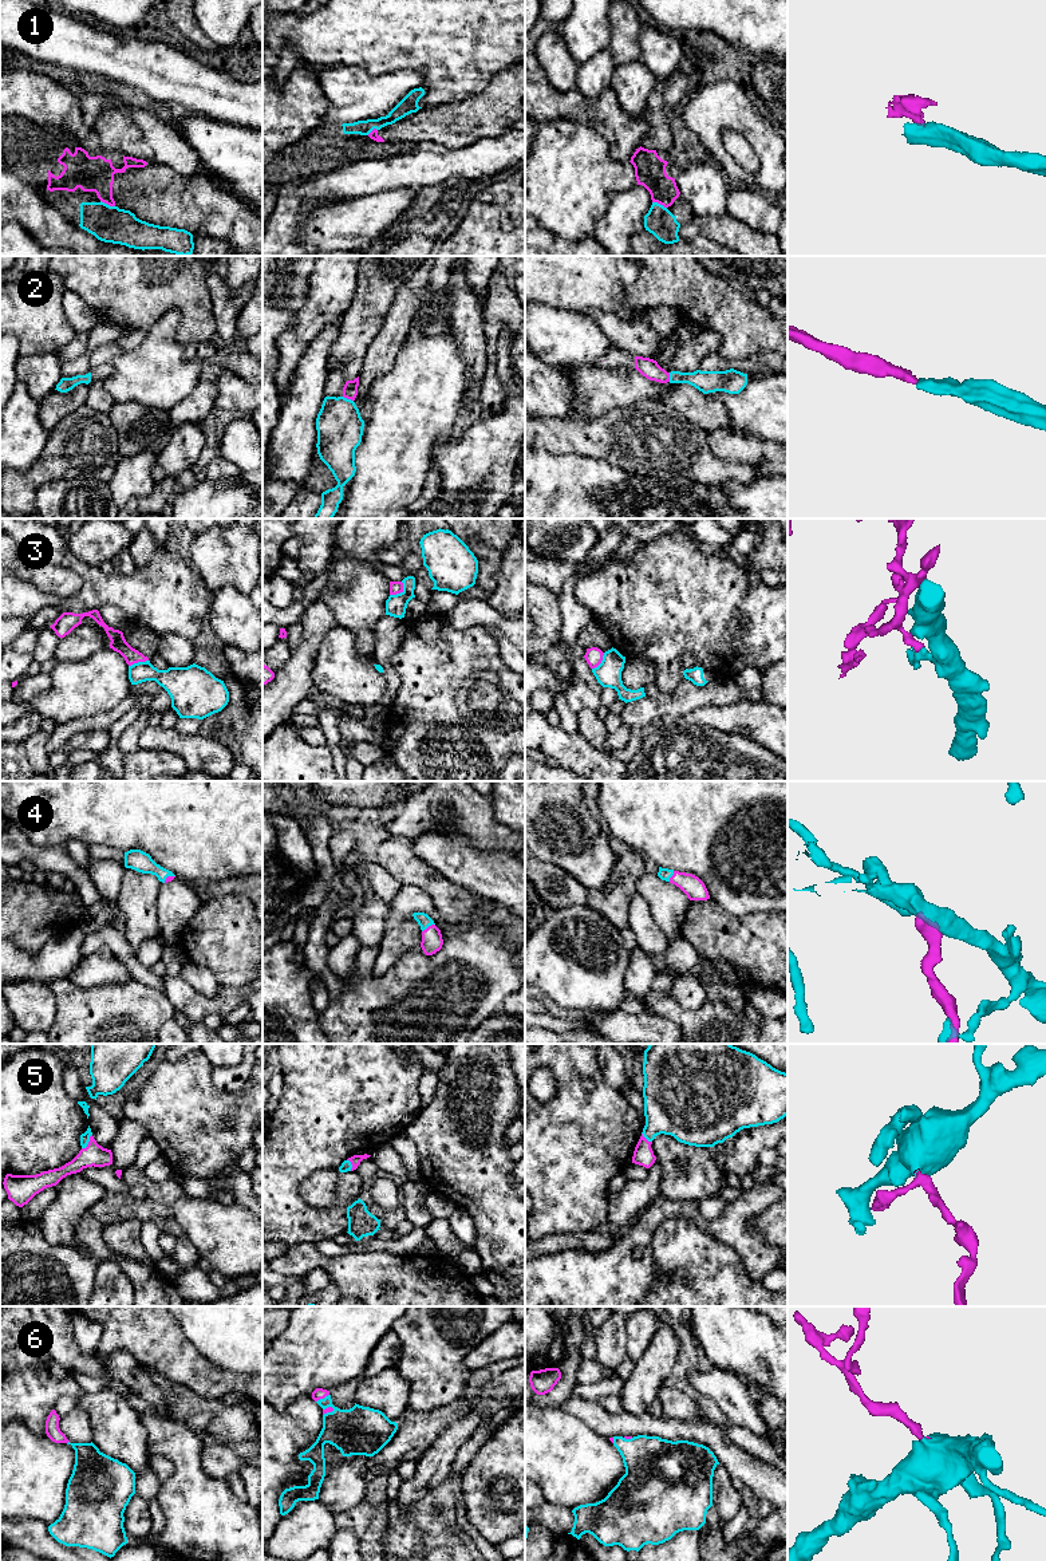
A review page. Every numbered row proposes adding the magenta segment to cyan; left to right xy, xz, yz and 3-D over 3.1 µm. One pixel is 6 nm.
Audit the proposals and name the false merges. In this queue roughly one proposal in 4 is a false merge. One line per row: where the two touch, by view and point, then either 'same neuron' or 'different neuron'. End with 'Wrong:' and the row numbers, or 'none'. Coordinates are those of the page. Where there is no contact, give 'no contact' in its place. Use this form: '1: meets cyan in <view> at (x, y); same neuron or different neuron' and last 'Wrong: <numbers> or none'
1: meets cyan in xy at (106, 204); different neuron
2: meets cyan in xz at (348, 399); same neuron
3: meets cyan in xz at (401, 592); different neuron
4: meets cyan in xz at (427, 926); same neuron
5: meets cyan in xy at (87, 1142); same neuron
6: meets cyan in xz at (322, 1399); same neuron
Wrong: 1, 3

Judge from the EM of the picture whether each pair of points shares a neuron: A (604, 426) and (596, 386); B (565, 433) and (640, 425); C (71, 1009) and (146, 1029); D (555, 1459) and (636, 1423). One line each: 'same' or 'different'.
A: different
B: same
C: same
D: different

